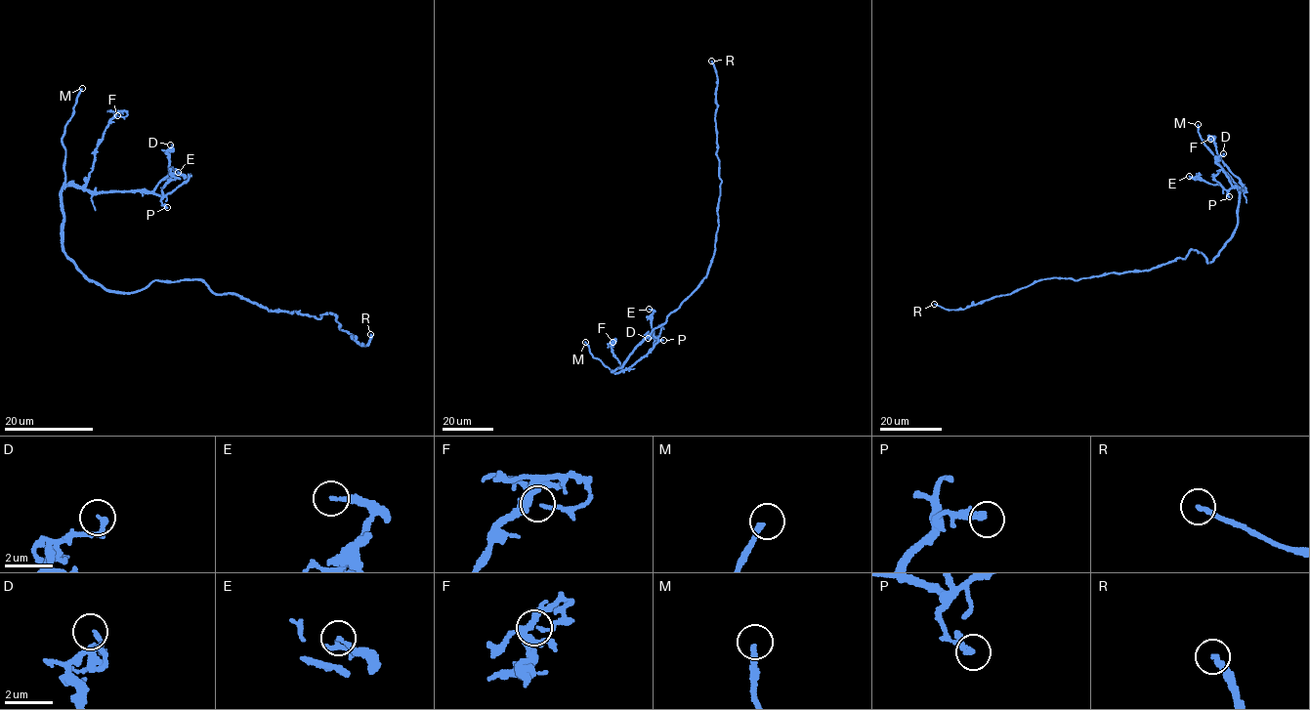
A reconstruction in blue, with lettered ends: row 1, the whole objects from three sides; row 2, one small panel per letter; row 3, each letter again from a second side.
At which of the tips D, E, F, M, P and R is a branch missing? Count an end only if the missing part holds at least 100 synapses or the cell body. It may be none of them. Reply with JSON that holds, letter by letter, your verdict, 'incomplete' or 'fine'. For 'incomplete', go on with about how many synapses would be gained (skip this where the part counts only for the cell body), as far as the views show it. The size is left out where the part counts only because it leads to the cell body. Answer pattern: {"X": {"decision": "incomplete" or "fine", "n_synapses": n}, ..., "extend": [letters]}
{"D": {"decision": "fine"}, "E": {"decision": "fine"}, "F": {"decision": "fine"}, "M": {"decision": "incomplete"}, "P": {"decision": "fine"}, "R": {"decision": "incomplete", "n_synapses": 250}, "extend": ["M", "R"]}

